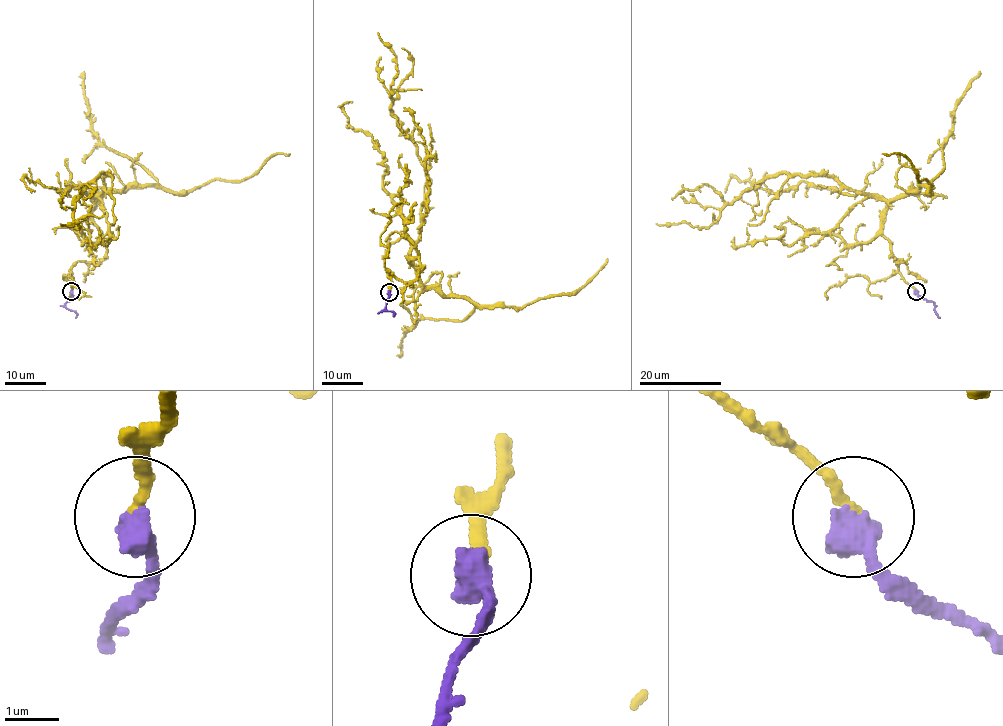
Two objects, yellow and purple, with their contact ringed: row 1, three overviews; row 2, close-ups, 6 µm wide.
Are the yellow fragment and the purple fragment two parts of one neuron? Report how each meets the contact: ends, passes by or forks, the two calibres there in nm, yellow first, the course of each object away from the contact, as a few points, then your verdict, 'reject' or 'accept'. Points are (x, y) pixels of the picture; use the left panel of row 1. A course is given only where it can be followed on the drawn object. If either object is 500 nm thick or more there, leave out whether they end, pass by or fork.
200 nm thick on the yellow side, 550 nm on the other; yellow runs (71, 291), (69, 270), (106, 253), (92, 199), (112, 175), (75, 199), (80, 226), (60, 223); purple runs (71, 291), (72, 295), (65, 304), (77, 314), (76, 318); accept

